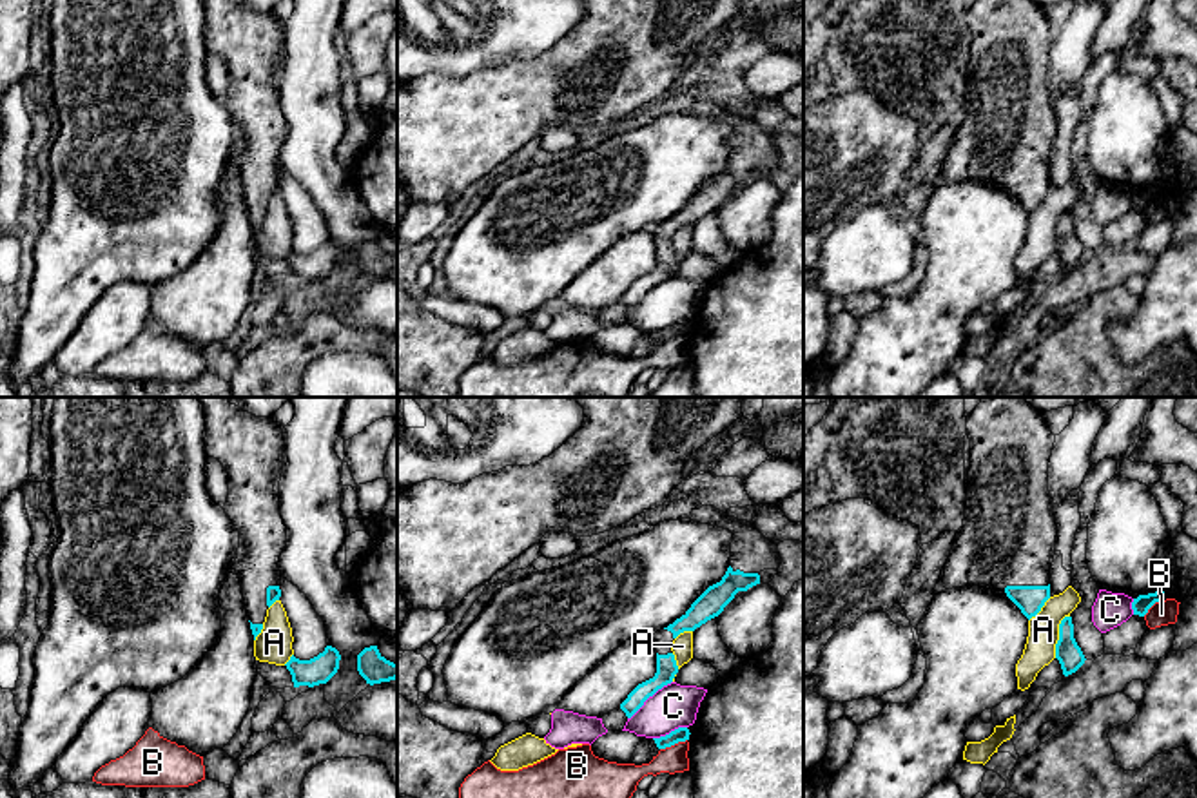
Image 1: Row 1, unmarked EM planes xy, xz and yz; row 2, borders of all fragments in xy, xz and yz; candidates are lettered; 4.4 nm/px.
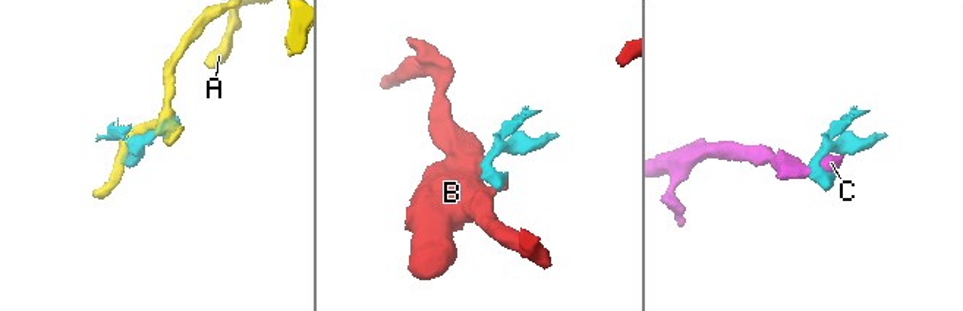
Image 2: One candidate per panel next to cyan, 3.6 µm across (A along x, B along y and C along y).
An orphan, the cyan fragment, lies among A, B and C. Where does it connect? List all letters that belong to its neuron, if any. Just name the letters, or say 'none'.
none

